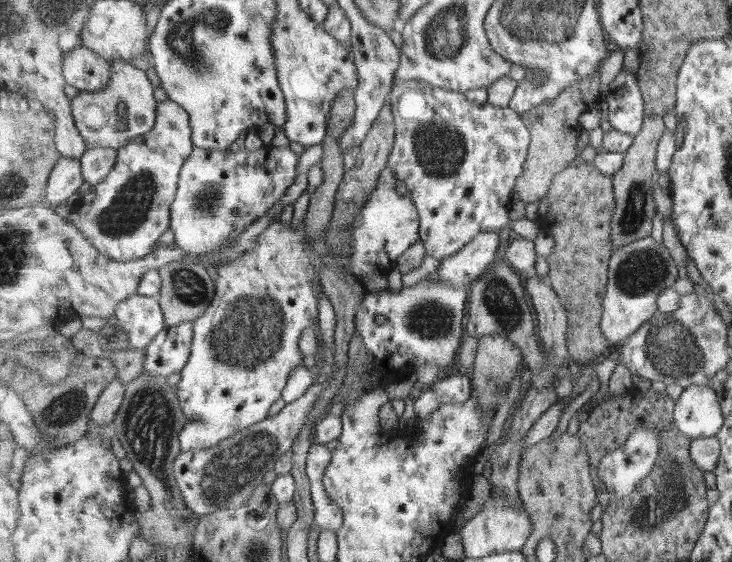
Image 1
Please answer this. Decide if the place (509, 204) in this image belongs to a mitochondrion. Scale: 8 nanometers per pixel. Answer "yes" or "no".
no

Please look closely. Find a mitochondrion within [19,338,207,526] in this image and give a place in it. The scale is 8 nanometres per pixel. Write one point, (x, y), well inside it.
(65, 411)

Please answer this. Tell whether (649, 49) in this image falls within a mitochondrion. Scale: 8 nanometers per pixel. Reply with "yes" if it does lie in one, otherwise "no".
no

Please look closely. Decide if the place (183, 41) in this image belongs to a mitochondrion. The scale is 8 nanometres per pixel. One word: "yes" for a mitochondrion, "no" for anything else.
yes

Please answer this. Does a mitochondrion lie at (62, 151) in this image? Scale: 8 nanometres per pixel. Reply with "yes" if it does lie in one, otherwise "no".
no

